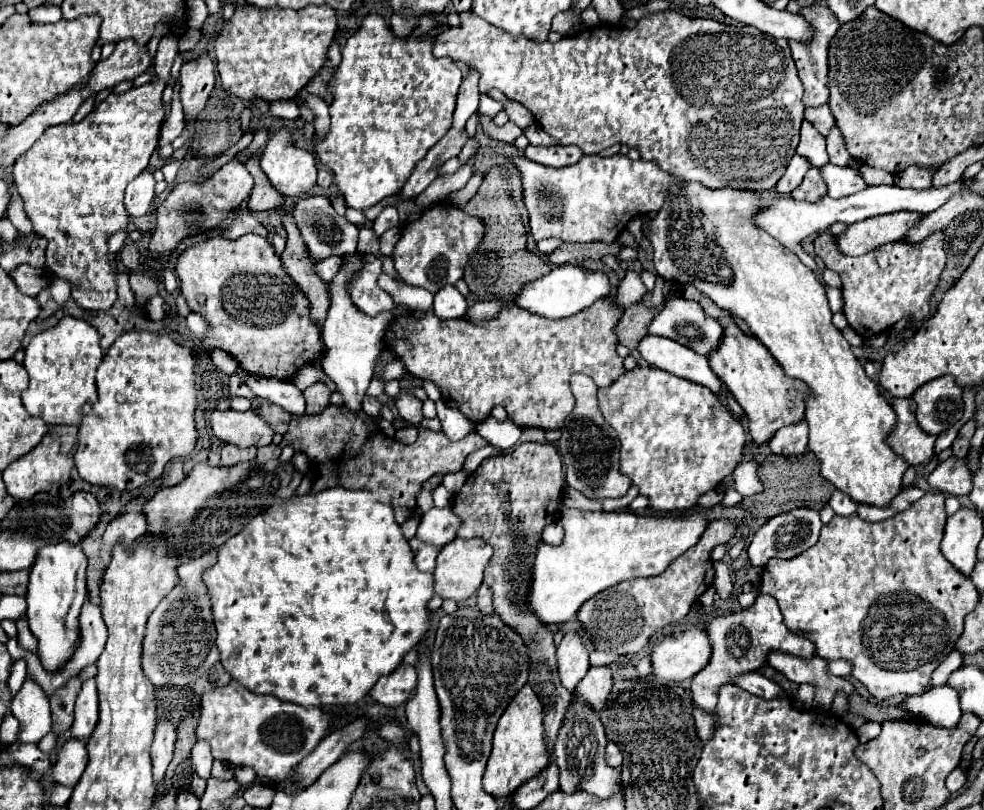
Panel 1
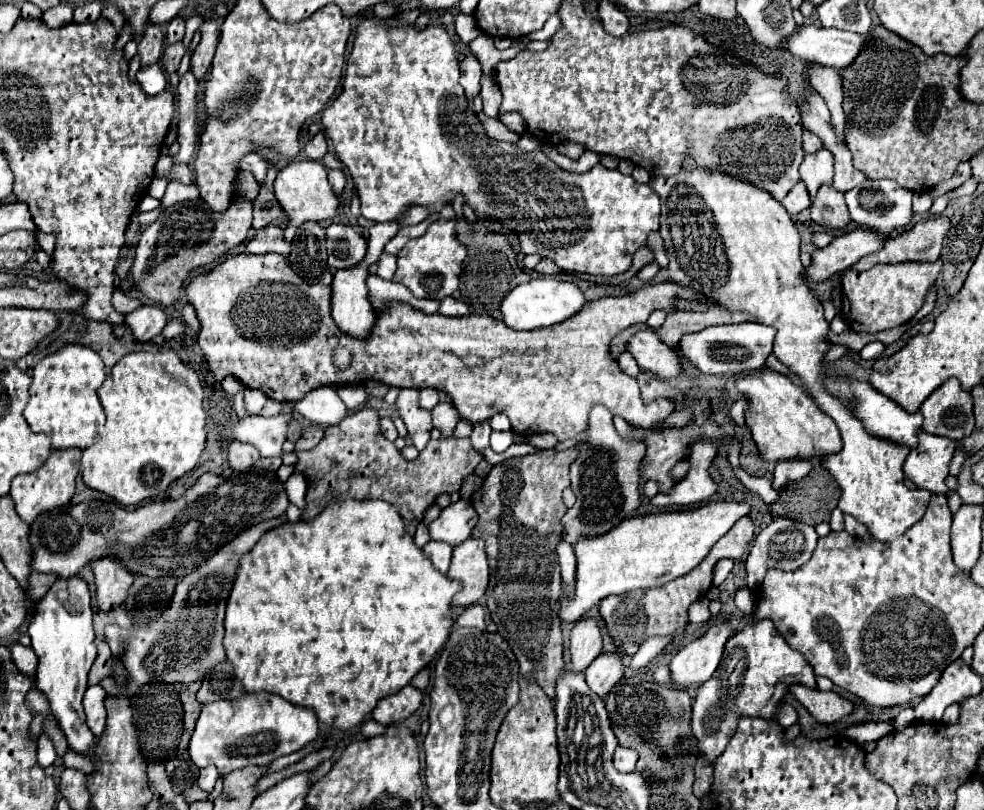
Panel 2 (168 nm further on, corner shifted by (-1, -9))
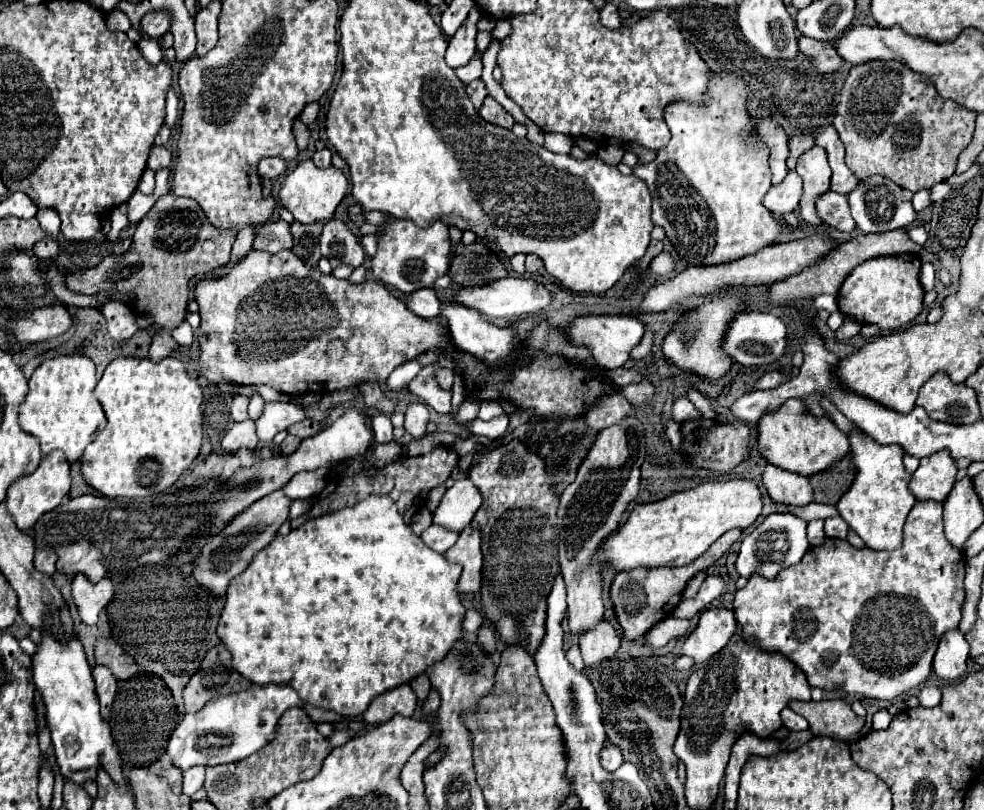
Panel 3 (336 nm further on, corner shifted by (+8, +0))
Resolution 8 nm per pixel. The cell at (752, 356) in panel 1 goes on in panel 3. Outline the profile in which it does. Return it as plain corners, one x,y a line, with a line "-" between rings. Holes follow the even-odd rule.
788,399
776,413
766,415
758,423
758,451
768,463
804,477
812,477
834,467
848,451
848,435
842,433
828,417
812,417
802,411
800,399

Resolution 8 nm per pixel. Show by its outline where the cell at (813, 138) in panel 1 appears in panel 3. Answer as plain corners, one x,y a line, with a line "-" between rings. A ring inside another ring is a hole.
814,145
798,159
796,173
804,179
804,195
800,201
800,217
810,225
822,225
824,221
816,213
816,199
830,191
832,169
826,159
826,151

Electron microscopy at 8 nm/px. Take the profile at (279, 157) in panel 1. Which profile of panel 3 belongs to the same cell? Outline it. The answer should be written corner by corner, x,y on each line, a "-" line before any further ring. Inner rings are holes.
308,159
308,161
302,161
294,171
290,171
286,175
278,197
298,223
316,223
316,221
322,223
322,221
332,219
332,215
334,215
336,207
340,205
340,201
344,199
346,191
348,191
348,179
346,179
344,171
340,171
336,167
320,169

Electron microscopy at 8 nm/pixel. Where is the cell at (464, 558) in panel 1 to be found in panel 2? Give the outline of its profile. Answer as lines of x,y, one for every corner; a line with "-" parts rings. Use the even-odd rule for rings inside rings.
469,538
463,544
455,546
447,576
461,582
461,592
455,594
453,606
467,608
475,604
485,594
485,588
489,584
485,542
477,538

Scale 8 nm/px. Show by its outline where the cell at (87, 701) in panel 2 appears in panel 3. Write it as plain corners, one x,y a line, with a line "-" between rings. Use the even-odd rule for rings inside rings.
96,665
94,671
92,671
92,677
96,681
96,693
98,693
98,699
100,699
102,715
106,717
110,713
112,703
114,703
114,695
116,695
116,689
118,689
118,679
104,665

